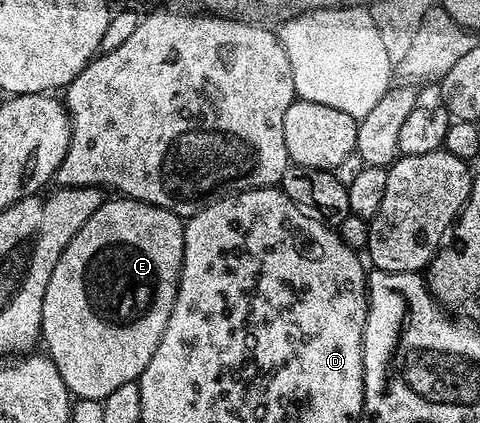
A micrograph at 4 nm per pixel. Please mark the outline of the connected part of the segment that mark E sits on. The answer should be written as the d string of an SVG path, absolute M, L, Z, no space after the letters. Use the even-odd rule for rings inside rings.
M110 199L94 211L92 218L80 226L76 238L68 242L44 290L40 340L43 345L46 343L45 355L60 370L64 386L78 400L104 401L112 390L133 384L141 376L152 354L156 354L160 338L164 338L168 318L172 318L184 258L183 217L142 200Z

